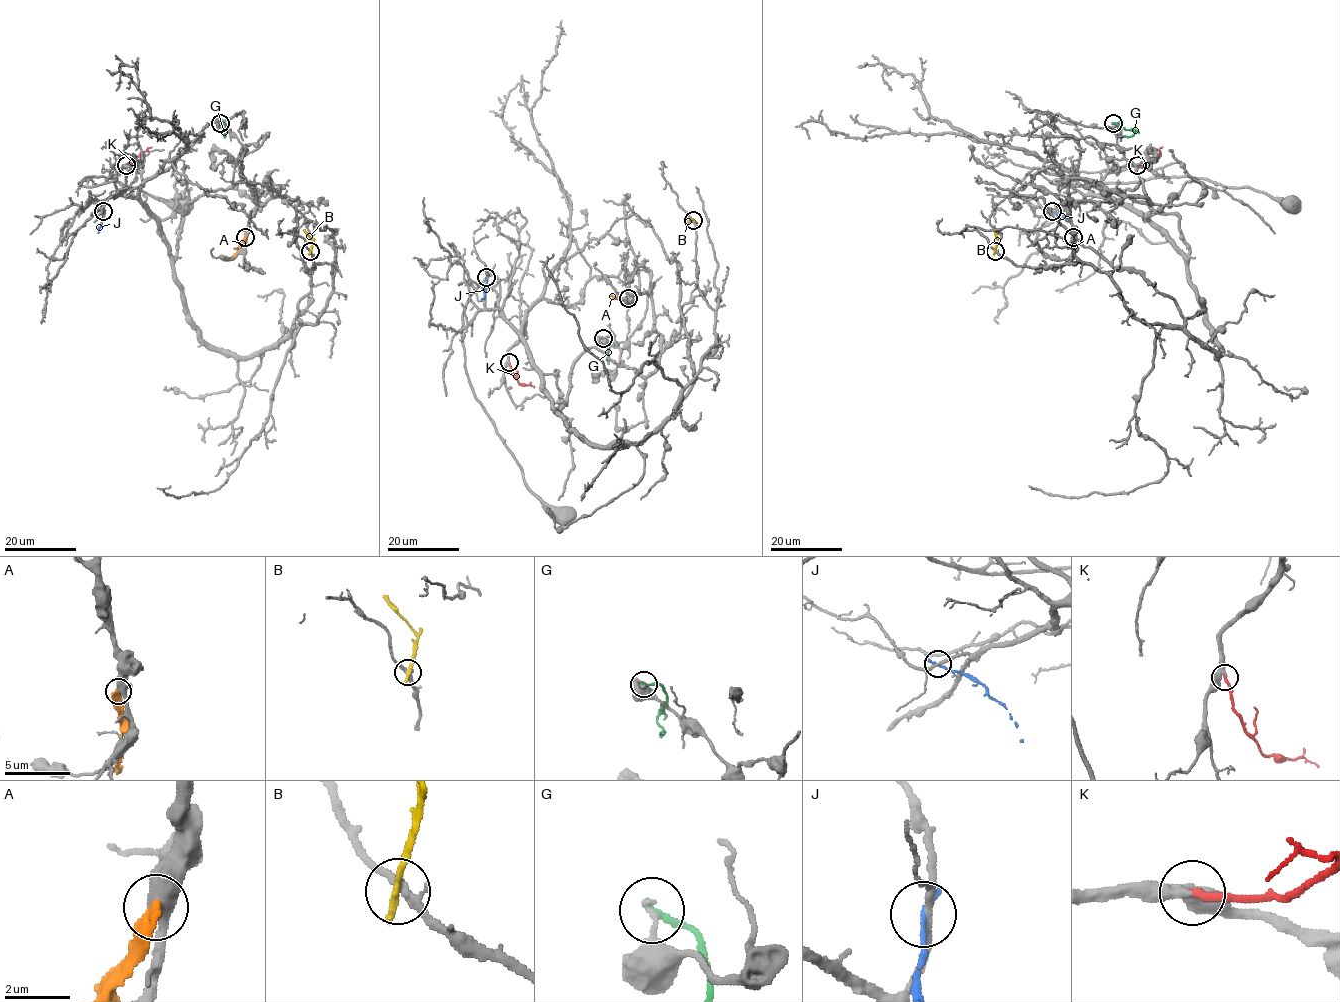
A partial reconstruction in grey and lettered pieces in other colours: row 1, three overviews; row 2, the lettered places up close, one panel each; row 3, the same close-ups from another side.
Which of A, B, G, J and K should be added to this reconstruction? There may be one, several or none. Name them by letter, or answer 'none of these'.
K

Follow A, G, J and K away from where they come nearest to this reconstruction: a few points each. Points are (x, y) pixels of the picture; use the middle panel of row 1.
A: (628, 298), (610, 294)
G: (602, 338), (609, 343), (607, 360), (609, 347)
J: (486, 277), (486, 291), (481, 300)
K: (508, 362), (514, 377), (520, 384), (534, 387)

